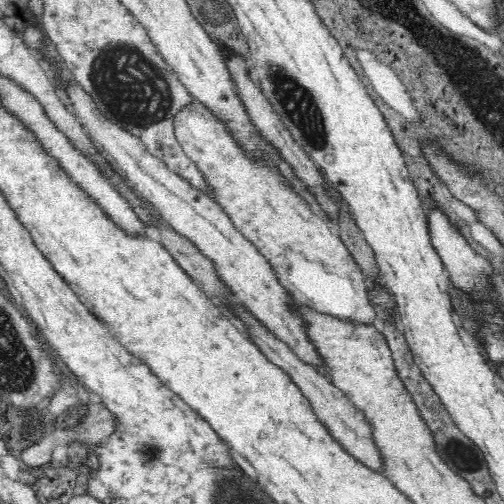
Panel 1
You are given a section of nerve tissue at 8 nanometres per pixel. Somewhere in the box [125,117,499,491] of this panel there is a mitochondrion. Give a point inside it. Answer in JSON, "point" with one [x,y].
{"point":[462,456]}

